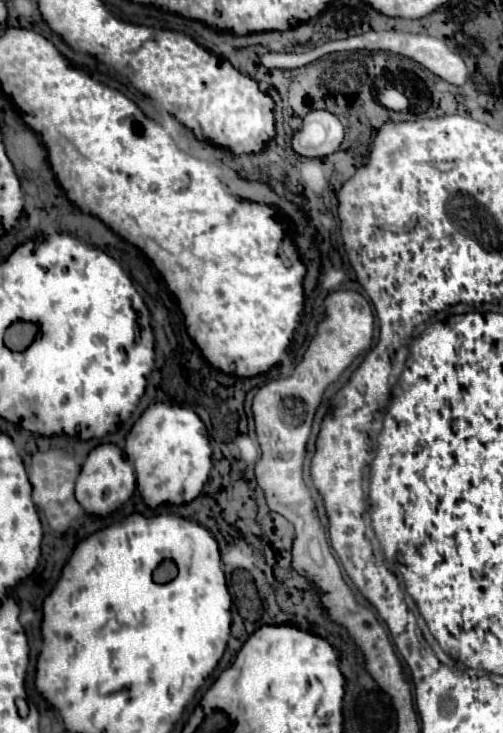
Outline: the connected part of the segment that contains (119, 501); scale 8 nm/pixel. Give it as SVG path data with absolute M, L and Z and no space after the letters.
M98 445L86 457L82 471L76 481L76 501L84 507L88 515L110 515L118 511L134 493L136 489L136 475L134 467L122 455L116 445Z

